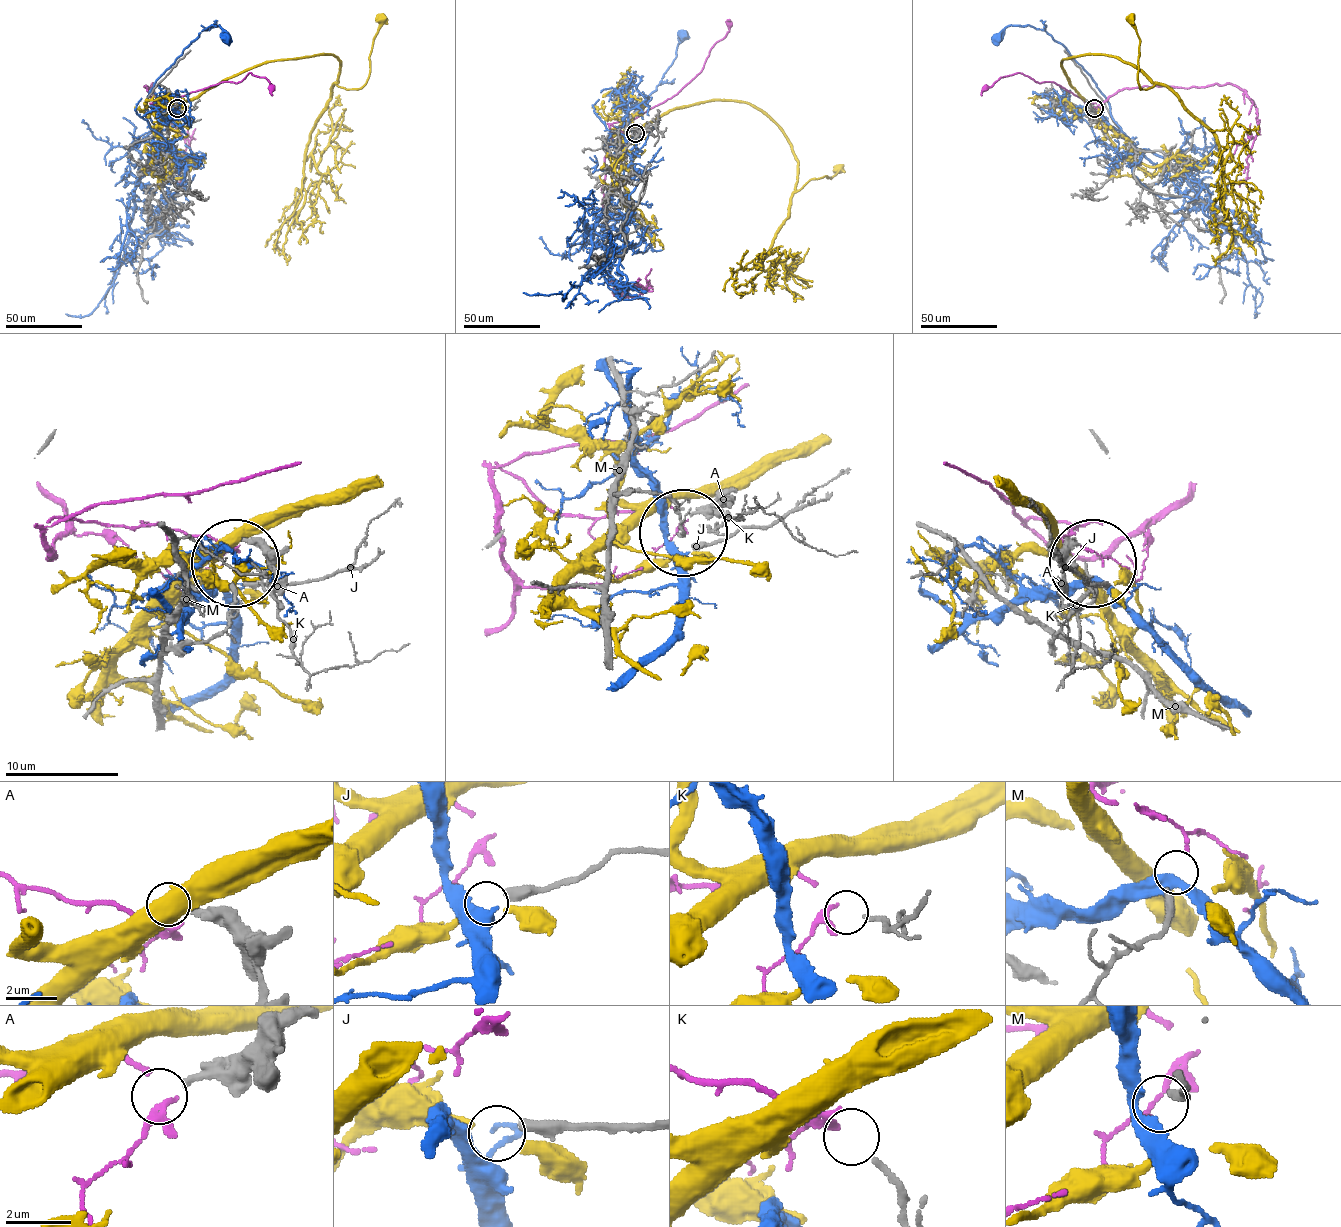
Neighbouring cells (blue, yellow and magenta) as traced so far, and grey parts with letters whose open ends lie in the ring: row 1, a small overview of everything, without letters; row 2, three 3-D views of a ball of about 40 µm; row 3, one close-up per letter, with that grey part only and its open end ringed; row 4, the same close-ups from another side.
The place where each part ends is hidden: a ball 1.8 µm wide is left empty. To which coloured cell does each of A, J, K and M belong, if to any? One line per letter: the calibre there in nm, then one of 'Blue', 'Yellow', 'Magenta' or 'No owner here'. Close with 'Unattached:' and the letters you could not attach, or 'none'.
A: Thickness 280 nm. No owner here
J: Thickness 420 nm. No owner here
K: Thickness 160 nm. Magenta
M: Thickness 320 nm. No owner here
Unattached: A, J, M

